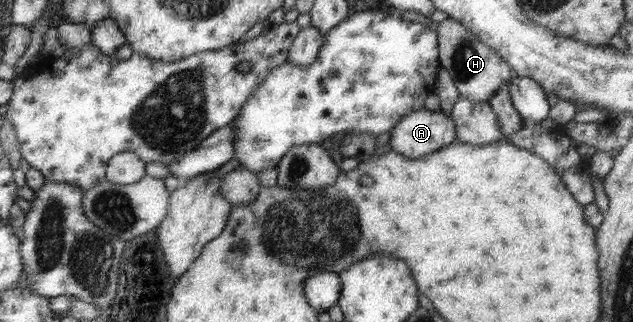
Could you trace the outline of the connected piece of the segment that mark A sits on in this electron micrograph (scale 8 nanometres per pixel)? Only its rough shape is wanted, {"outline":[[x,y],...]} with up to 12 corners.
{"outline":[[421,109],[391,130],[393,151],[421,159],[458,138],[454,117]]}

